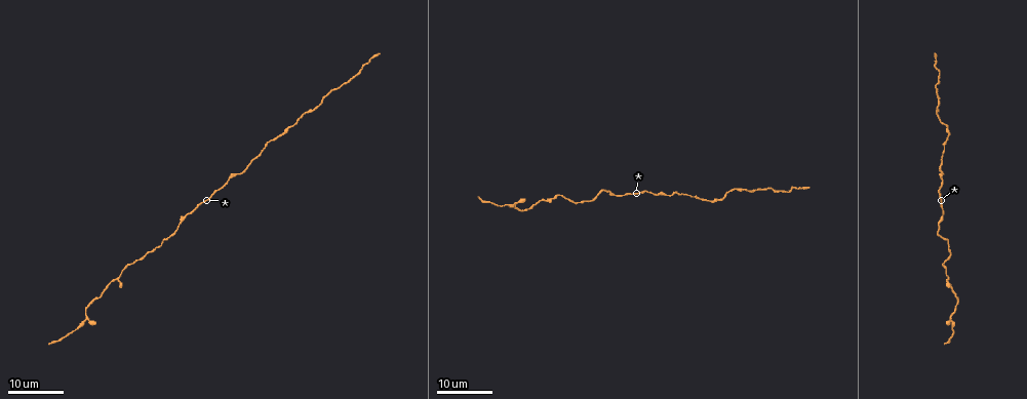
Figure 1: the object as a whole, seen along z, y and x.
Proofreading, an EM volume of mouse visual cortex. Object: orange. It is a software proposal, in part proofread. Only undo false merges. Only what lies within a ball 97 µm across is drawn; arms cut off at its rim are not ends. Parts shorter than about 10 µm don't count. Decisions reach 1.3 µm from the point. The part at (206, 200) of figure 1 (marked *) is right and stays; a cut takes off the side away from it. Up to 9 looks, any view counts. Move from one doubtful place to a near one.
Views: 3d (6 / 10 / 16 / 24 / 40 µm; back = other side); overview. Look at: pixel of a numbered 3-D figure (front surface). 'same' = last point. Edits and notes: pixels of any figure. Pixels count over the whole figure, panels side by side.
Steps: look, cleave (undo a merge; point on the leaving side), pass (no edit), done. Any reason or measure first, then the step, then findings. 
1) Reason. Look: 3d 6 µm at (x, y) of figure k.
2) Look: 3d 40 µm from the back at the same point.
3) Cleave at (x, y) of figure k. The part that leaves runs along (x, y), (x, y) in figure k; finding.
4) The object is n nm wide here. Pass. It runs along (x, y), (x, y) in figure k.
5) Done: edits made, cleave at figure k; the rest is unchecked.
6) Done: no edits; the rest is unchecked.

Thin neck. Look: 3d 24 µm at (121, 272) of figure 1.

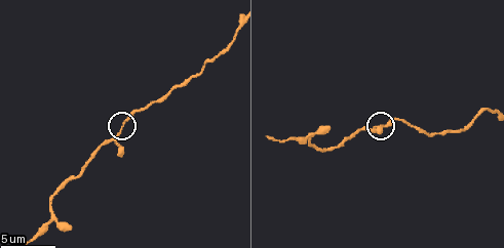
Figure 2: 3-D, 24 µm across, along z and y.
Zoom in. Look: 3d 6 µm at (124, 127) of figure 2.

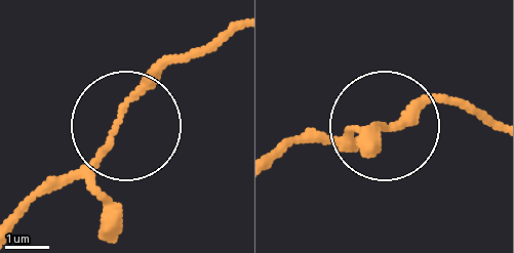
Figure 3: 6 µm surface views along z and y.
Look: 3d 6 µm from the back at (117, 118) of figure 3.

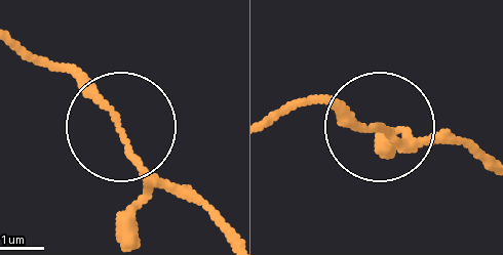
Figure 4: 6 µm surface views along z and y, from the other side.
Pass. It runs along (15, 39), (71, 72), (115, 116), (137, 160), (188, 201) in figure 4; all the same neuron.

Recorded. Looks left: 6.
Three arms meet. Look: 3d 16 µm at (51, 212) of figure 2.

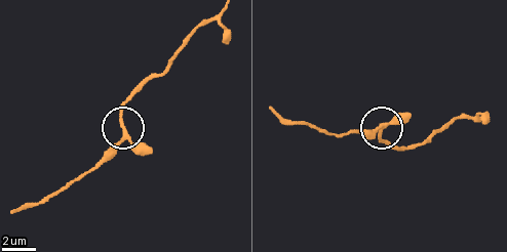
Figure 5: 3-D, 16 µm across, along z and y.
Look: 3d 16 µm from the back at (123, 126) of figure 5.

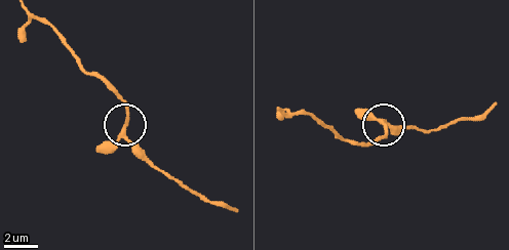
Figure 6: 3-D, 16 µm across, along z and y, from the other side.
3 arms meet here. Pass. It runs along (278, 109), (362, 143), (382, 136), (383, 122), (410, 127) in figure 6; one neuron here.

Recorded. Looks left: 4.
Look: 3d 24 µm at (720, 200) of figure 1.

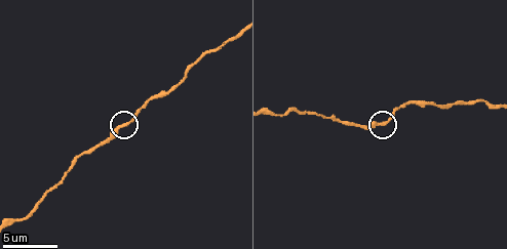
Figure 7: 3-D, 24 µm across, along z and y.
Look: 3d 6 µm at (380, 125) of figure 7.

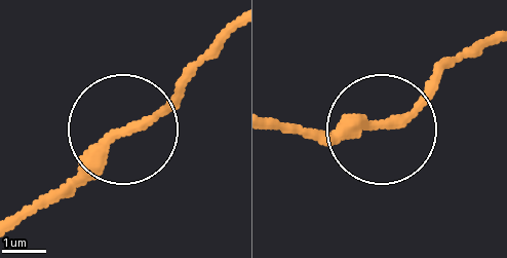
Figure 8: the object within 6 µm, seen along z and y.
Pass. It runs along (279, 121), (379, 128), (453, 66) in figure 8; all the same neuron.

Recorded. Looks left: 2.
Thin neck. Look: 3d 10 µm at (196, 60) of figure 7.

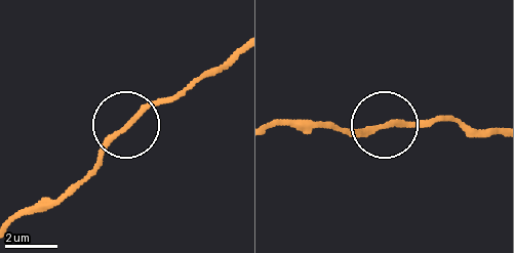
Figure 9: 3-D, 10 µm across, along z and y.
The object is 190 nm wide here. Pass. It runs along (276, 125), (368, 131), (452, 118) in figure 9; continuous, no second neuron.

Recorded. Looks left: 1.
Done: no edits; the rest is unchecked.

